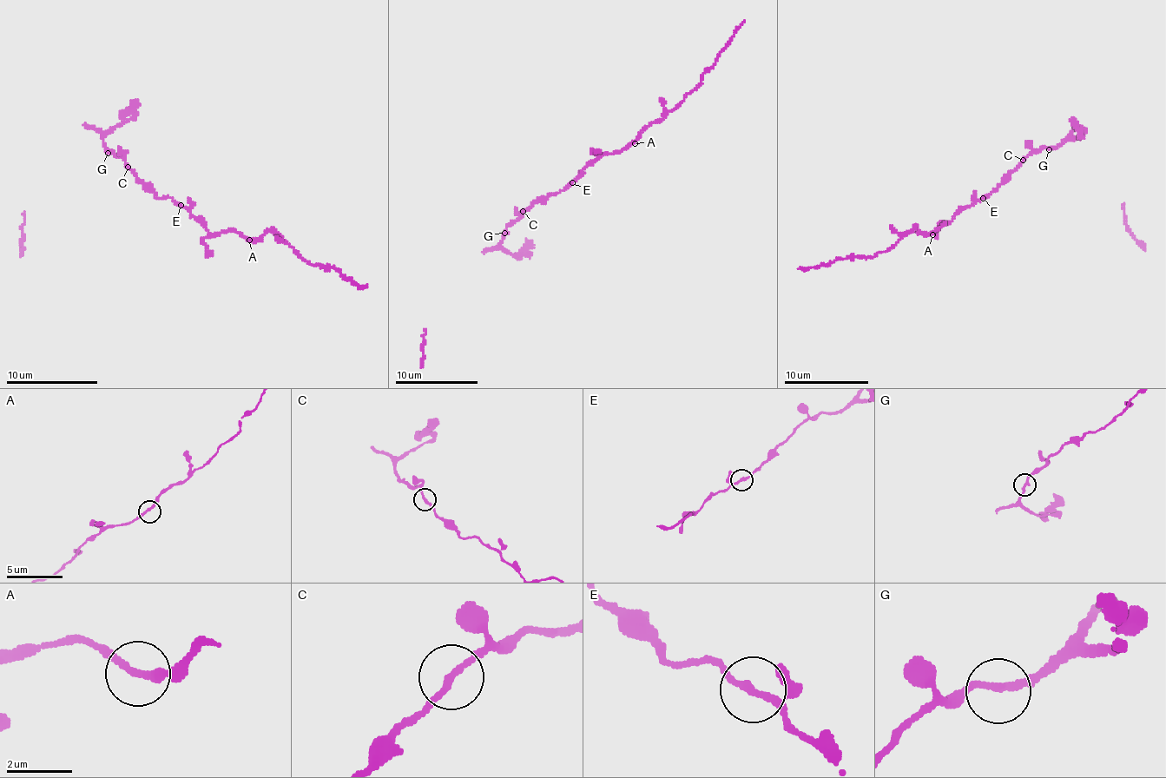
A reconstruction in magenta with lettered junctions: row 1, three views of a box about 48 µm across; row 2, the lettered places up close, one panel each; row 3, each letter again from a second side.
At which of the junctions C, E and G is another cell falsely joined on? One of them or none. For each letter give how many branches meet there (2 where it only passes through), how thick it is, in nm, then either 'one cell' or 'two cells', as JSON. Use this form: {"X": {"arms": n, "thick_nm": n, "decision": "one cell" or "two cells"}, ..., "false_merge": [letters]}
{"C": {"arms": 2, "thick_nm": 200, "decision": "one cell"}, "E": {"arms": 2, "thick_nm": 200, "decision": "one cell"}, "G": {"arms": 2, "thick_nm": 240, "decision": "one cell"}, "false_merge": []}

